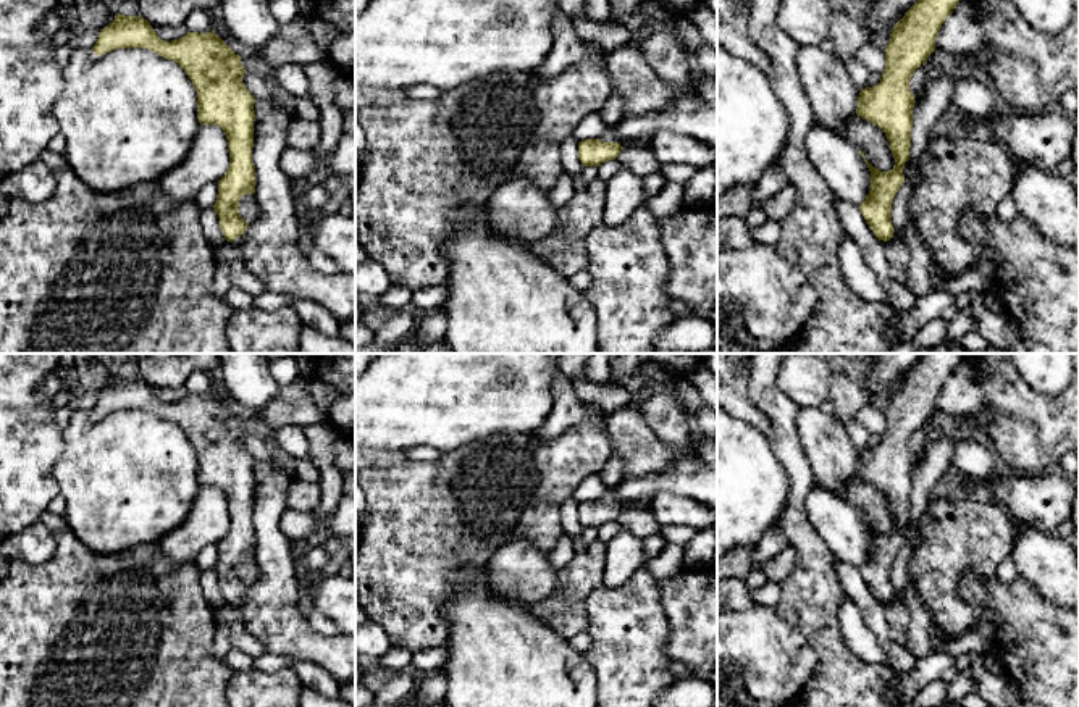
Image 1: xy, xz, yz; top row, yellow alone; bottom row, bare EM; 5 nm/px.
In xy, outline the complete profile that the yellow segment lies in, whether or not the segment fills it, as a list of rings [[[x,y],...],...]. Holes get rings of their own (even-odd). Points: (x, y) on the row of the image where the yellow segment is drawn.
[[[115,15],[115,21],[100,29],[92,47],[97,56],[116,48],[147,48],[166,60],[176,61],[197,90],[197,118],[200,124],[218,124],[228,139],[229,166],[218,181],[218,197],[213,205],[220,228],[228,242],[241,253],[242,234],[247,231],[239,215],[239,200],[255,194],[255,166],[252,163],[254,95],[242,82],[246,73],[236,55],[215,31],[187,32],[178,40],[162,40],[142,16]]]

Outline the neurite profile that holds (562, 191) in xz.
[[[562,171],[557,182],[549,190],[549,202],[556,210],[560,210],[573,195],[573,176],[569,171]]]

